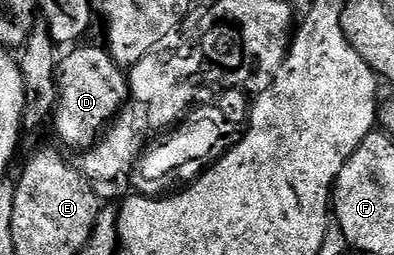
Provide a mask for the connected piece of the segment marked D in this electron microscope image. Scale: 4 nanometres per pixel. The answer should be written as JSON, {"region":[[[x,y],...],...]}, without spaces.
{"region":[[[83,45],[62,54],[57,65],[57,100],[53,122],[55,133],[71,149],[91,148],[119,115],[129,96],[129,77],[117,62],[107,54],[106,48]]]}

